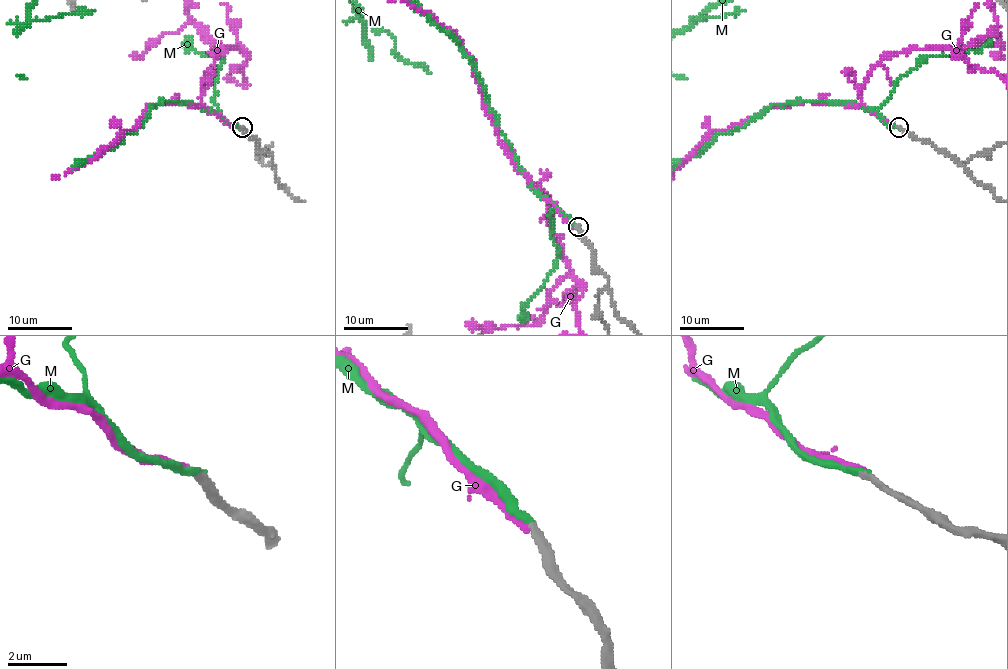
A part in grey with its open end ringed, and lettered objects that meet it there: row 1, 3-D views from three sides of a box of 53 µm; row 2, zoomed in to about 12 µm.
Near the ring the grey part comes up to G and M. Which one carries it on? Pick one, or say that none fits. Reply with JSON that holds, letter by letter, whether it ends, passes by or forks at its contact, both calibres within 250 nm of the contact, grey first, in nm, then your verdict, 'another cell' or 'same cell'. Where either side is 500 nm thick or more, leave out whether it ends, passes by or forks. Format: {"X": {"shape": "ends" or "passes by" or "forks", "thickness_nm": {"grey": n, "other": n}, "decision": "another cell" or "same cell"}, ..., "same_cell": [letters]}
{"G": {"shape": "ends", "thickness_nm": {"grey": 240, "other": 260}, "decision": "another cell"}, "M": {"shape": "ends", "thickness_nm": {"grey": 260, "other": 220}, "decision": "same cell"}, "same_cell": ["M"]}

